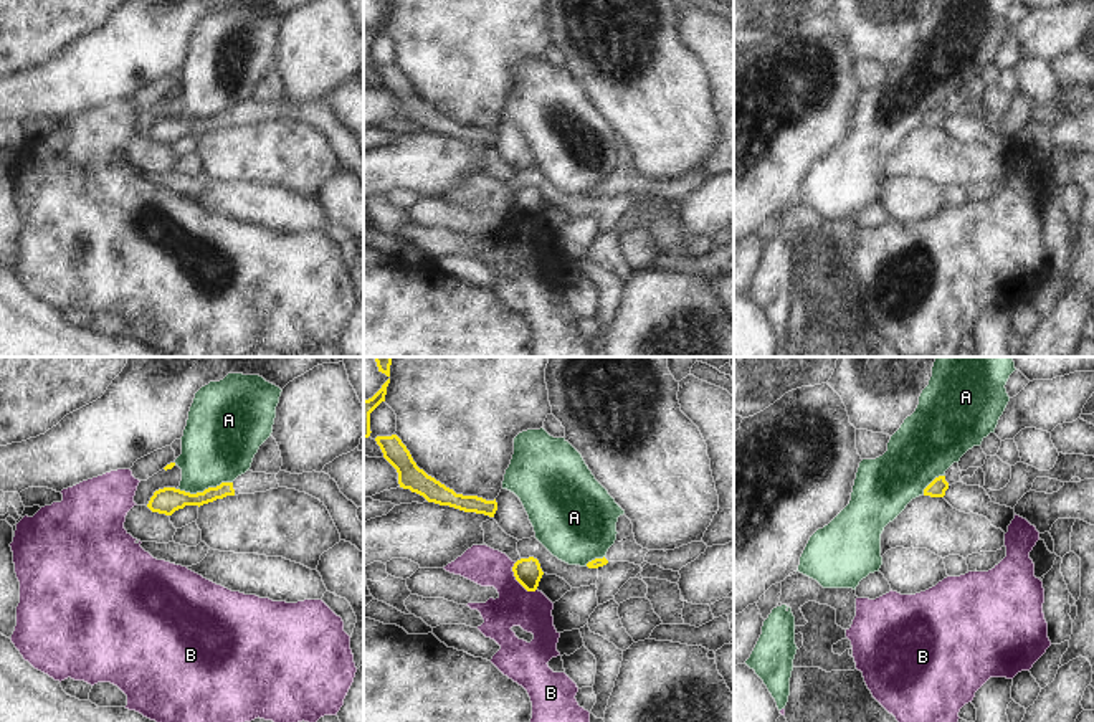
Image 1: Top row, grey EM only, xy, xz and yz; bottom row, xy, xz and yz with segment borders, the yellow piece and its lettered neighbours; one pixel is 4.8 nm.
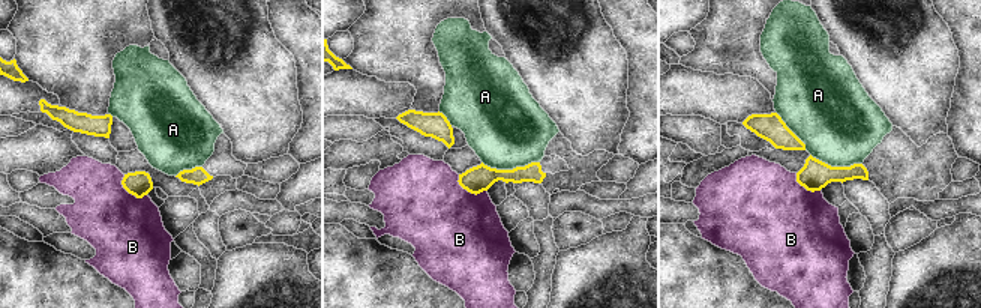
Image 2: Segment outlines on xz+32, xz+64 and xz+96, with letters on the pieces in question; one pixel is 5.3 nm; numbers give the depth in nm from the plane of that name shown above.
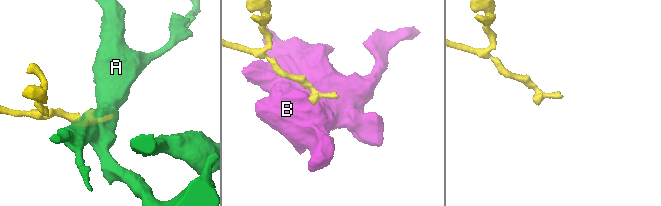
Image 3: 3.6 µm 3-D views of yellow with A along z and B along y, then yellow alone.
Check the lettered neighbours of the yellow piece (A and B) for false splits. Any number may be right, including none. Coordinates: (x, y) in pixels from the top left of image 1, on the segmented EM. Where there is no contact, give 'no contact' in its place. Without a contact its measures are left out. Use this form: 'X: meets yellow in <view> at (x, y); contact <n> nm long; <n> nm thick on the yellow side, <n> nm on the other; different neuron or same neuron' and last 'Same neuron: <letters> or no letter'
A: meets yellow in xy at (205, 489); contact 260 nm long; 130 nm thick on the yellow side, 360 nm on the other; different neuron
B: meets yellow in xz at (518, 580); contact 180 nm long; 140 nm thick on the yellow side, 190 nm on the other; different neuron
Same neuron: no letter

